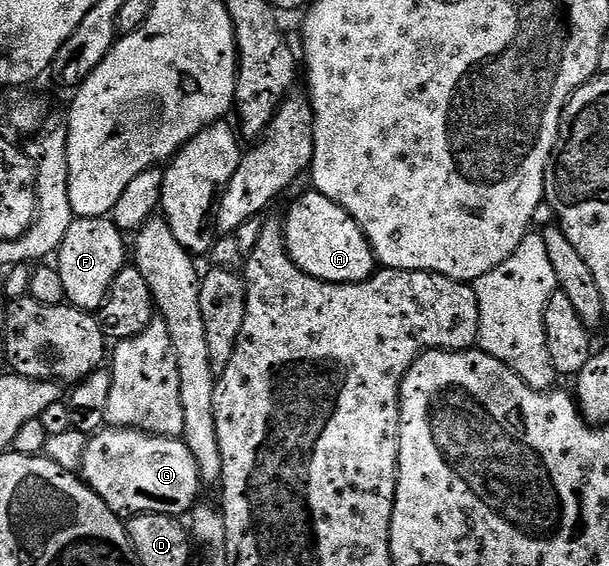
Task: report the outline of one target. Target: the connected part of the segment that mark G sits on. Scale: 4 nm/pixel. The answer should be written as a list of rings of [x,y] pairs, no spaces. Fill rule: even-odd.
[[[106,426],[101,432],[91,435],[86,441],[80,475],[94,493],[122,518],[139,512],[185,517],[199,503],[198,491],[203,491],[204,488],[196,458],[192,458],[192,450],[188,450],[185,440],[177,436],[149,436],[148,433],[137,432],[134,428]]]

